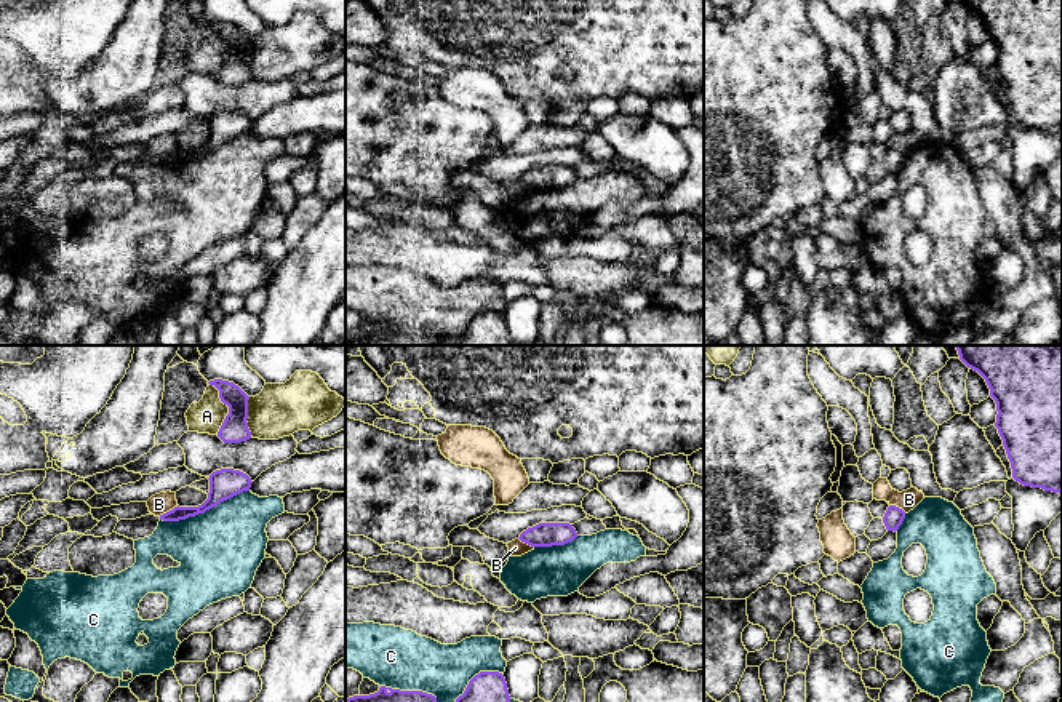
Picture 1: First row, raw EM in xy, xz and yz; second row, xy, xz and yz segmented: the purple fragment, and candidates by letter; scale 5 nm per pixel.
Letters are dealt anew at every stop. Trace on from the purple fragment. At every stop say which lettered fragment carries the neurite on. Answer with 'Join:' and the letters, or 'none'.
Join: none

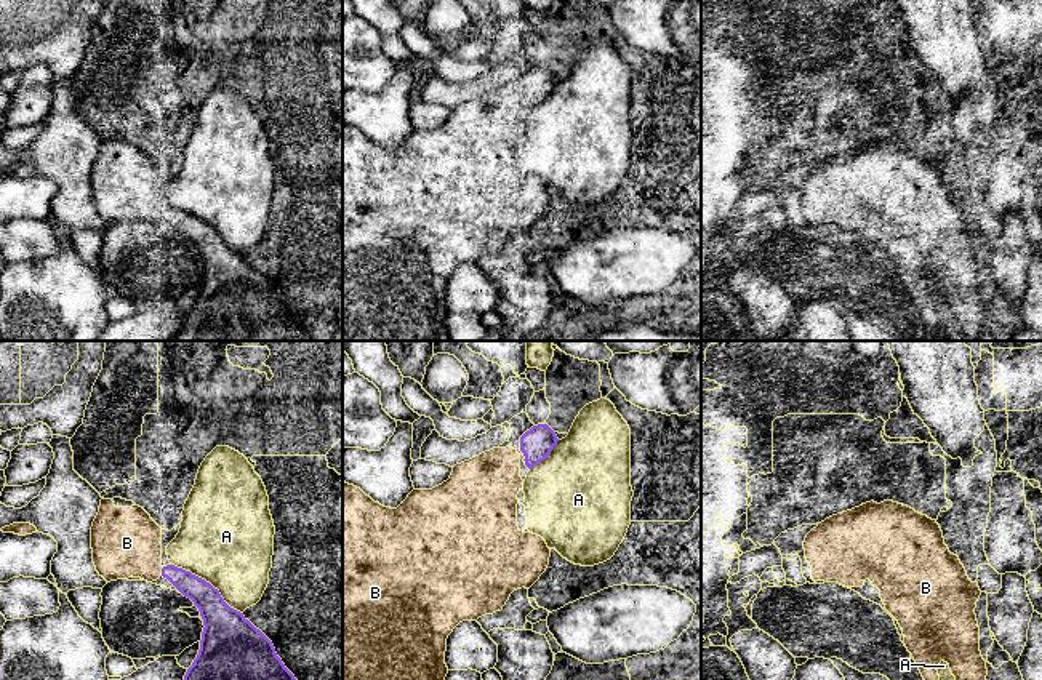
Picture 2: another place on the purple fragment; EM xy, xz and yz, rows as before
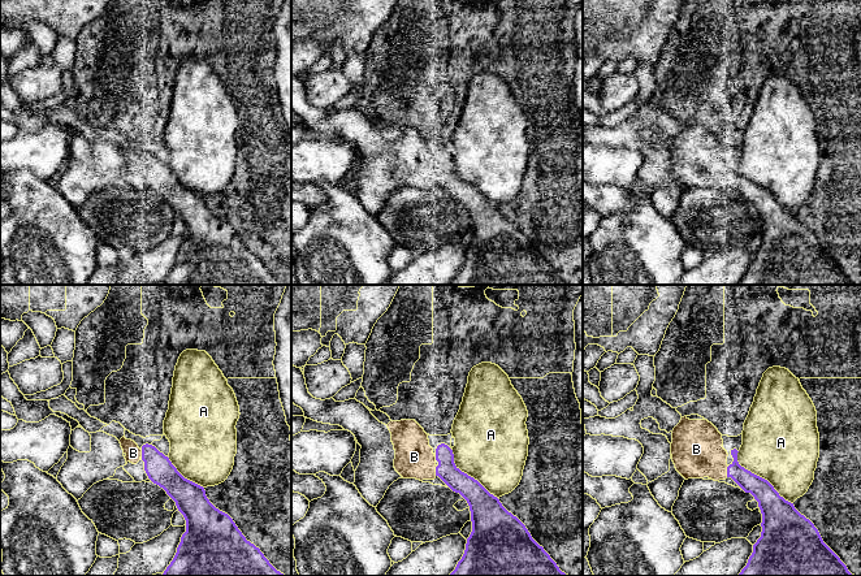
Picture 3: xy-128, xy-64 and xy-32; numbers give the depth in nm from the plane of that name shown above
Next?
Join: B

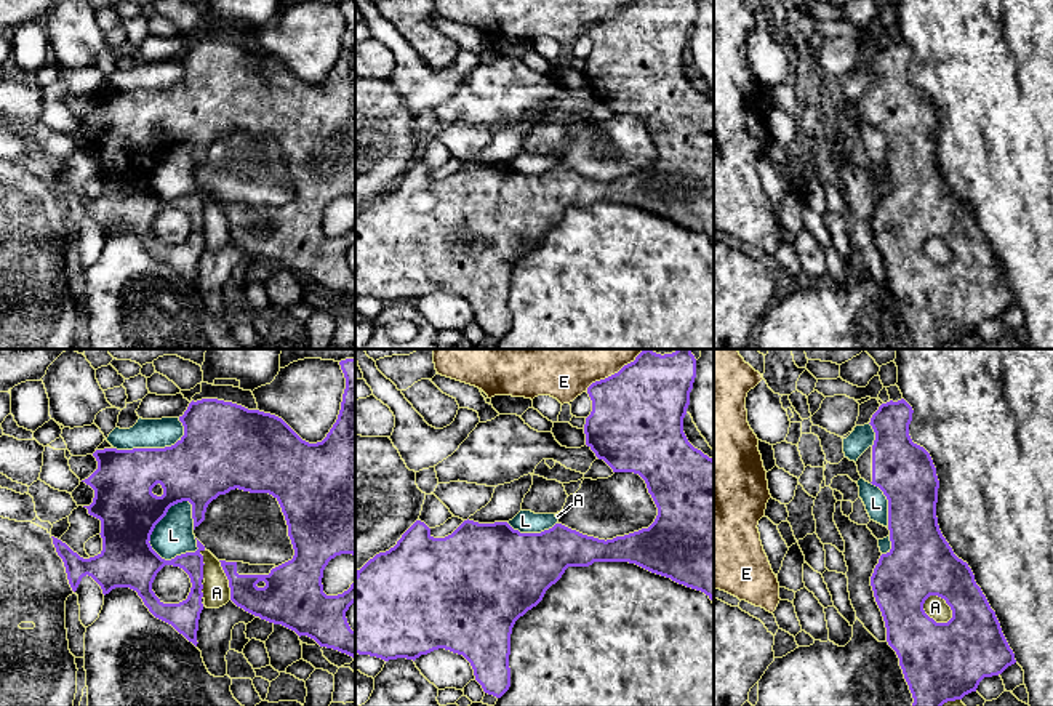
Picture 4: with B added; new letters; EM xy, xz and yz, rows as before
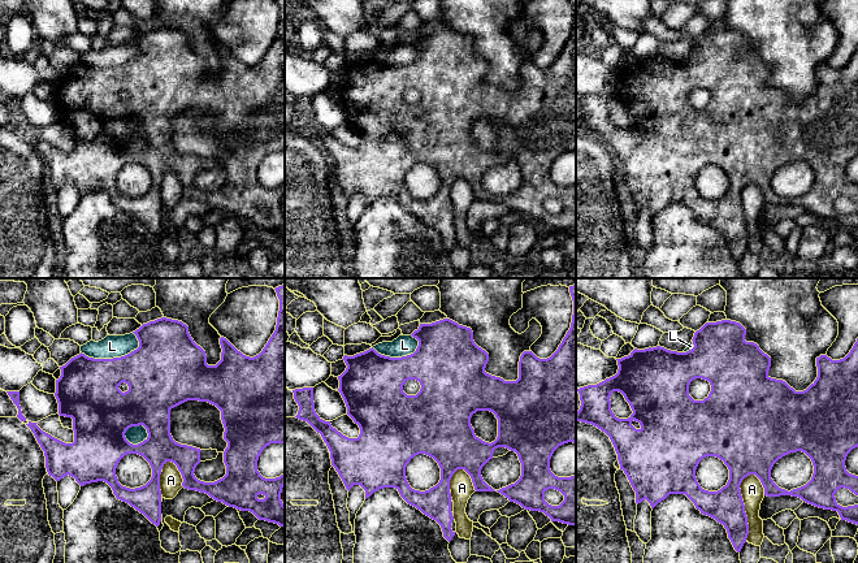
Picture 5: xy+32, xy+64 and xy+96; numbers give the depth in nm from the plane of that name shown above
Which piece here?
Join: none

